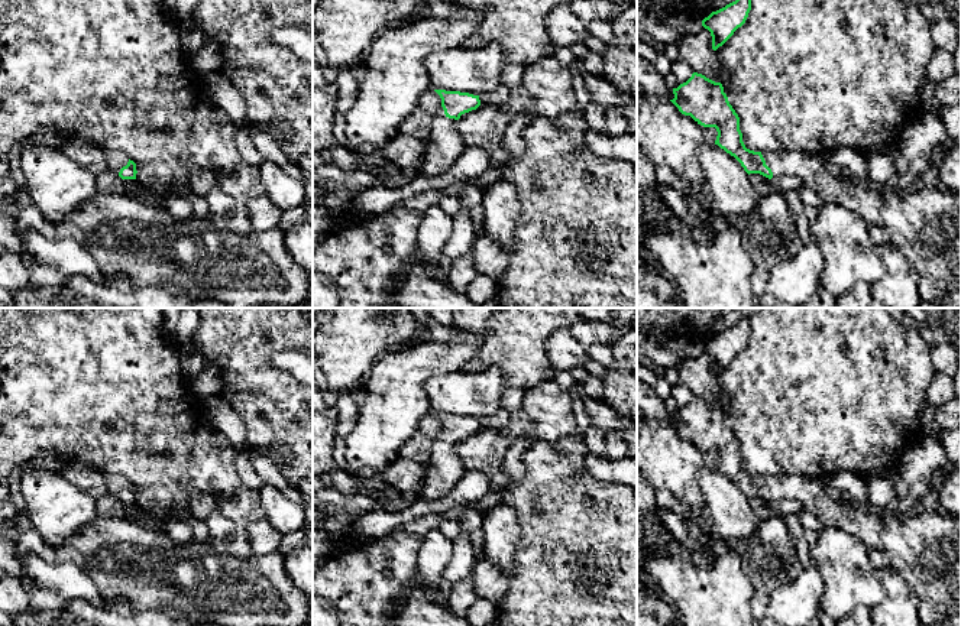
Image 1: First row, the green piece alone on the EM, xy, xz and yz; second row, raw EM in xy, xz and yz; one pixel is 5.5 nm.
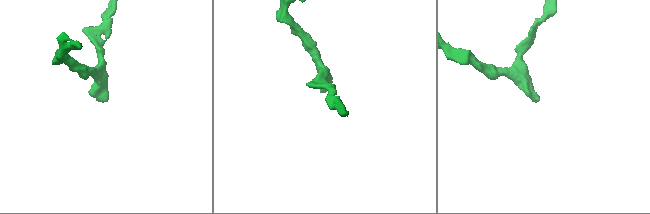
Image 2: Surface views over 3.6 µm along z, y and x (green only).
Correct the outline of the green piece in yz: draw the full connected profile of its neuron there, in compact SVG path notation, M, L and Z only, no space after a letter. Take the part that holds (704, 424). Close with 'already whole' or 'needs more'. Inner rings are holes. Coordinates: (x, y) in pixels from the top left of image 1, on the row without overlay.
M693 396L686 406L673 412L673 418L674 422L670 425L682 438L690 440L703 451L716 453L715 468L734 480L748 499L760 497L769 503L783 499L797 500L824 526L844 529L868 546L886 551L892 567L905 577L918 596L922 625L941 626L949 610L961 613L961 513L951 515L916 509L907 515L893 515L877 512L860 503L844 506L825 493L826 479L754 476L747 473L740 454L740 441L729 428L721 406Z; needs more

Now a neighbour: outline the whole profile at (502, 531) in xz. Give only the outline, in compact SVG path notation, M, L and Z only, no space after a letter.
M504 503L495 506L483 515L482 529L485 532L485 561L511 575L515 568L517 545L522 536L515 510Z

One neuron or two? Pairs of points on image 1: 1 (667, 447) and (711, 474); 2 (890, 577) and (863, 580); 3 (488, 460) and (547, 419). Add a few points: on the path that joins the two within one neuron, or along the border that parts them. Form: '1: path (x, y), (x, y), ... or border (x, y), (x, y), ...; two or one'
1: border (714, 466), (705, 466), (698, 473), (705, 502); two
2: border (876, 571), (883, 599), (871, 607); two
3: path (501, 444), (531, 419); one

